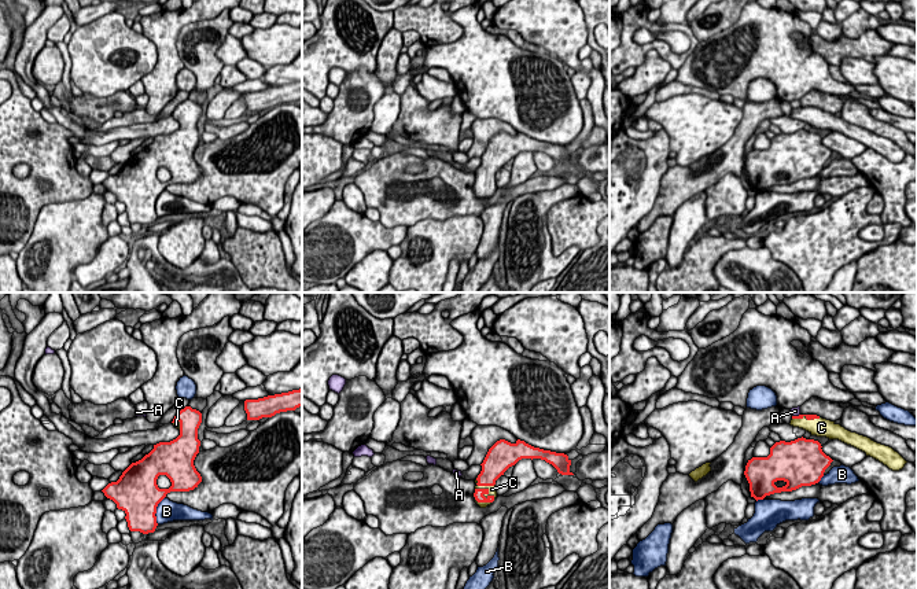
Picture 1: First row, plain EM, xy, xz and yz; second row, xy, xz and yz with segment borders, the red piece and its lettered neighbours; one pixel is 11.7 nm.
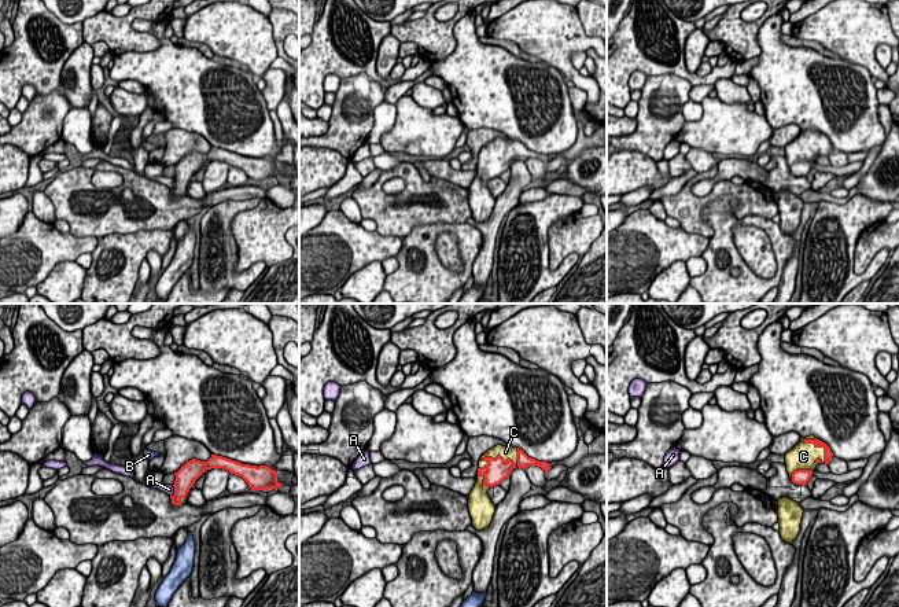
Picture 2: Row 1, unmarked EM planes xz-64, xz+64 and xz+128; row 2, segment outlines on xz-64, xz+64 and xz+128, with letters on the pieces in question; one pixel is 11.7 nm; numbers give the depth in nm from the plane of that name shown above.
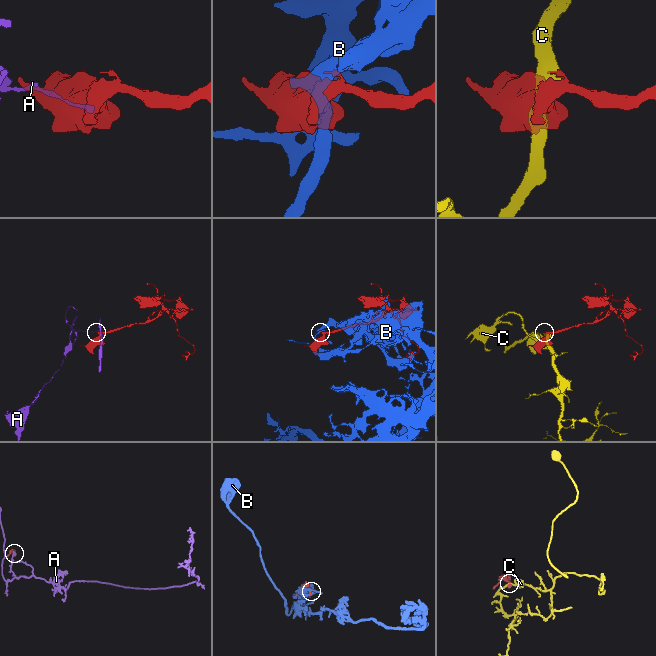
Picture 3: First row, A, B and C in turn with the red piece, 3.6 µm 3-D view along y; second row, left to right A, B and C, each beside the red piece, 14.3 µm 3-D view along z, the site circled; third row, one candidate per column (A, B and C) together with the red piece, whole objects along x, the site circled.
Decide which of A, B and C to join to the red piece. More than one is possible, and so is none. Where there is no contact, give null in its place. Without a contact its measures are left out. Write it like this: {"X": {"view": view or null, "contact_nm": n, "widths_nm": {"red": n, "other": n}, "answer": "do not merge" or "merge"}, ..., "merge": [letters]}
{"A": {"view": "yz", "contact_nm": 100, "widths_nm": {"red": 60, "other": 100}, "answer": "do not merge"}, "B": {"view": "xy", "contact_nm": 360, "widths_nm": {"red": 480, "other": 260}, "answer": "do not merge"}, "C": {"view": "xz", "contact_nm": 340, "widths_nm": {"red": 120, "other": 100}, "answer": "merge"}, "merge": ["C"]}

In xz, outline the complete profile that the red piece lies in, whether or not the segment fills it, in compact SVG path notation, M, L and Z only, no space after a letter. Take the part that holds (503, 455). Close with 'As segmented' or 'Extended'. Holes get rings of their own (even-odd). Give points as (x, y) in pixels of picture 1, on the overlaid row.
M500 439L489 449L480 464L482 471L475 479L476 486L474 497L480 508L486 508L496 500L496 481L522 459L541 459L552 464L559 474L574 475L570 471L571 460L564 453L534 448L520 439L515 443Z. Extended

